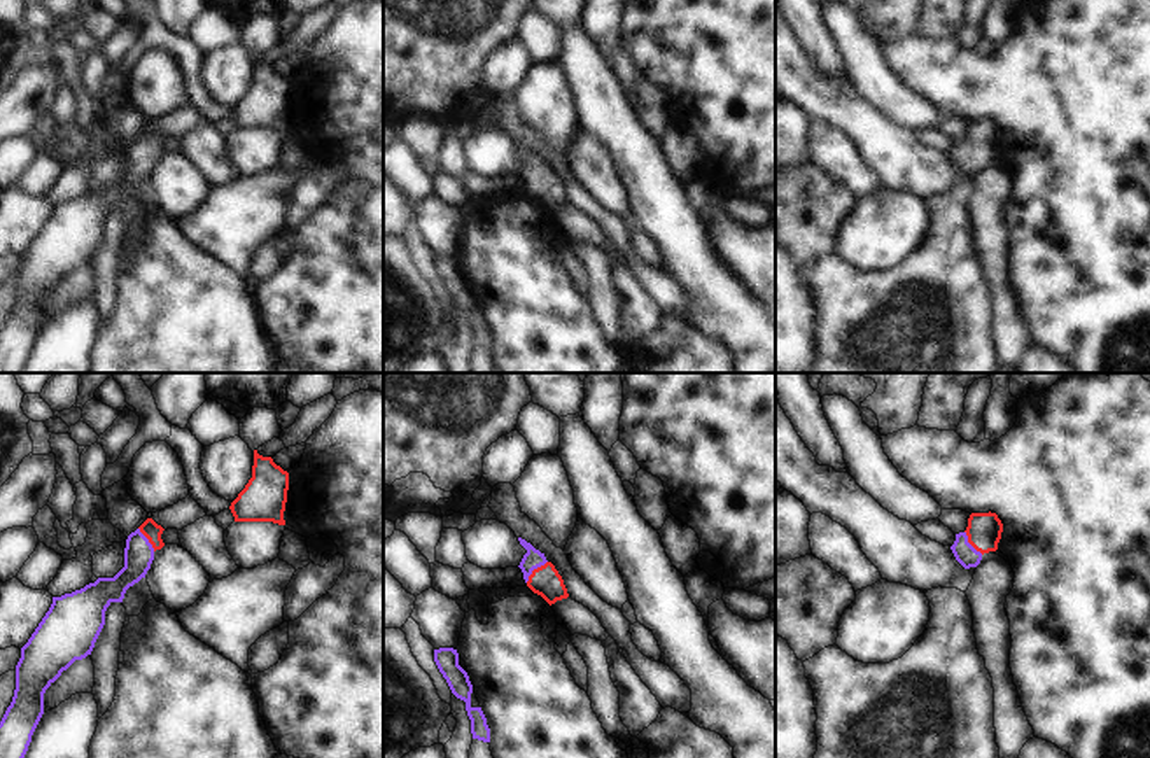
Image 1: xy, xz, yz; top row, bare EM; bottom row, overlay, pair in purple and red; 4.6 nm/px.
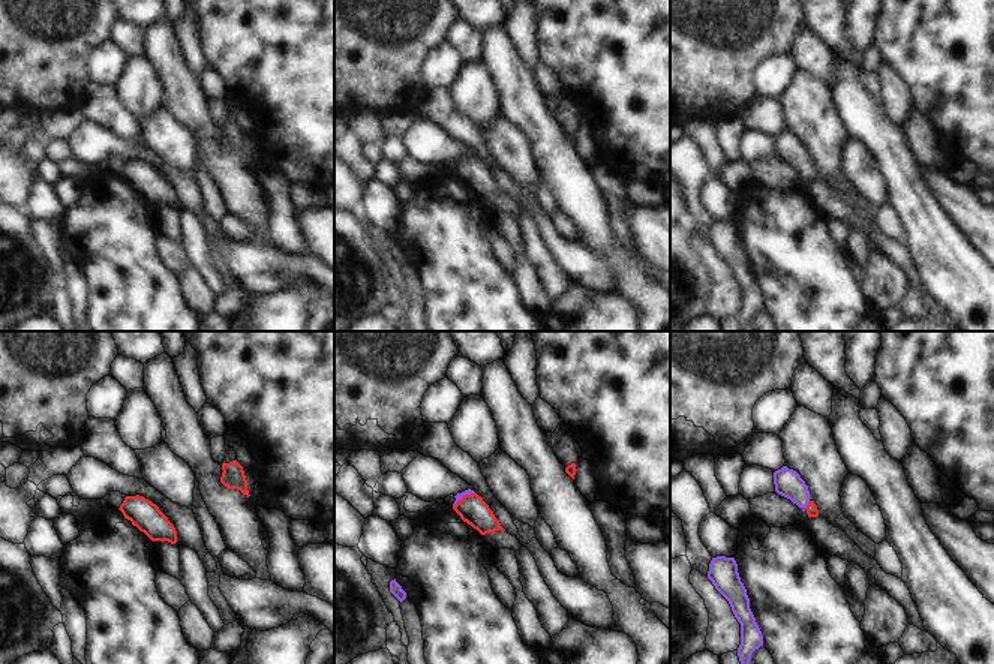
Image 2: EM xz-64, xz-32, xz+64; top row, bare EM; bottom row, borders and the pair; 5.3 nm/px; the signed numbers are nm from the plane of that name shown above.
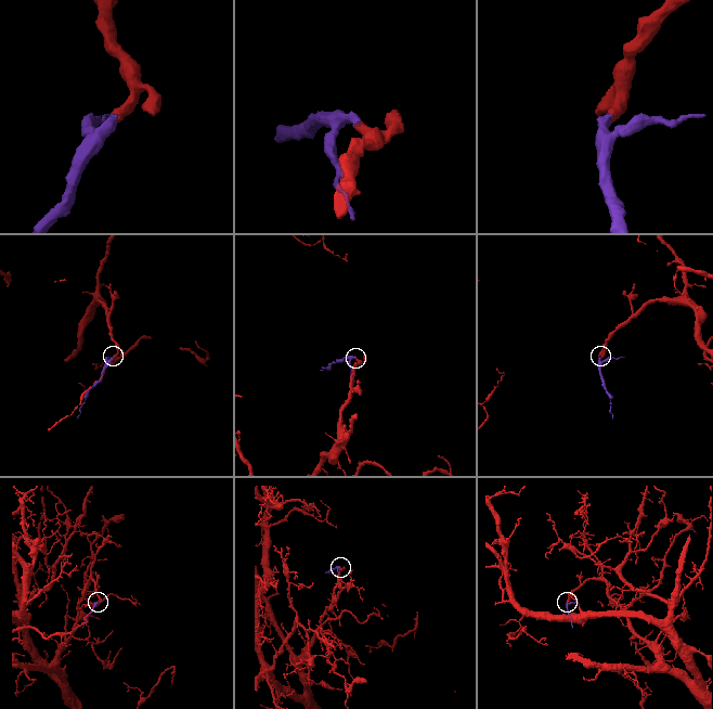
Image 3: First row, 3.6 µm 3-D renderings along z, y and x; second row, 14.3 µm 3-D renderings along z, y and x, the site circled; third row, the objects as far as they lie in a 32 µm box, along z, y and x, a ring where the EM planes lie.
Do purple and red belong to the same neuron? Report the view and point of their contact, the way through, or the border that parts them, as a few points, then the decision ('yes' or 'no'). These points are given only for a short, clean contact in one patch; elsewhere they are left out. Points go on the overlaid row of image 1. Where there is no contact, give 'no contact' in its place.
meets purple in xz at (534, 568); runs through xz (532, 559), (534, 568), (546, 582); yes

